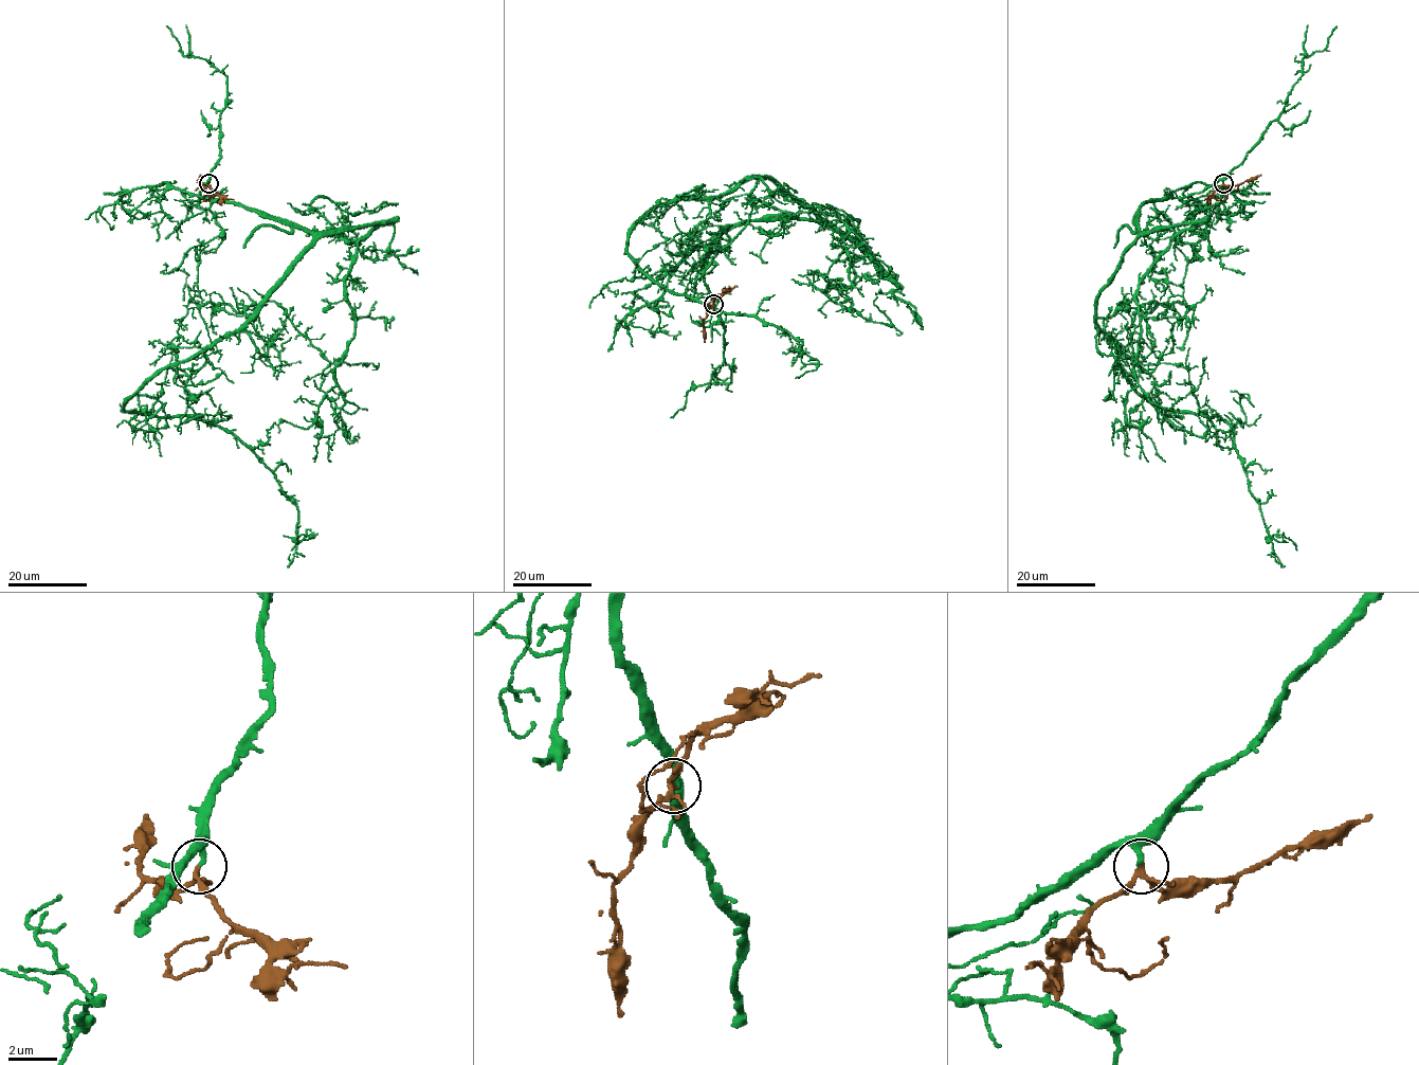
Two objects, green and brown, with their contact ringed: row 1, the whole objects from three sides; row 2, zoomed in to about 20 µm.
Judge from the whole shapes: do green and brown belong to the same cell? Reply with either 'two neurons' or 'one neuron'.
one neuron

